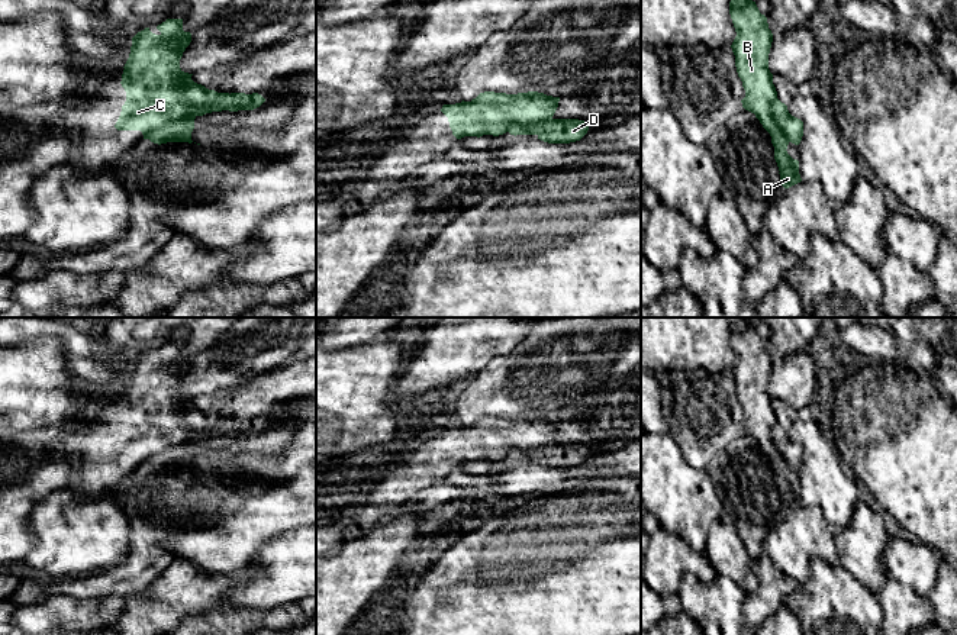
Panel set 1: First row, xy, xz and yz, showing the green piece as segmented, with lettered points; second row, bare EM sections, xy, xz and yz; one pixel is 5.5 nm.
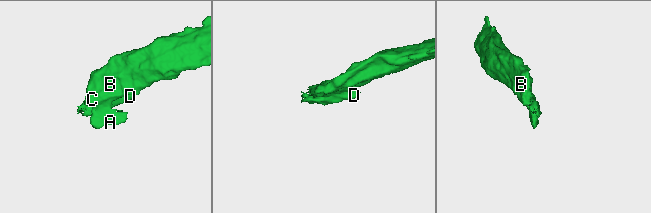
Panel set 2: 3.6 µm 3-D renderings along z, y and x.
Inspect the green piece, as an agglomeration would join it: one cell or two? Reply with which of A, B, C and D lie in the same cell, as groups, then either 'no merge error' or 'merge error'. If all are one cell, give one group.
A B C / D | merge error

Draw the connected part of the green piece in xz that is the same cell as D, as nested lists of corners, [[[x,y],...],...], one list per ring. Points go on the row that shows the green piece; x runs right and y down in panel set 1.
[[[551,119],[529,126],[512,125],[510,135],[536,135],[538,139],[548,144],[570,144],[580,141],[589,130],[584,120],[579,119]]]

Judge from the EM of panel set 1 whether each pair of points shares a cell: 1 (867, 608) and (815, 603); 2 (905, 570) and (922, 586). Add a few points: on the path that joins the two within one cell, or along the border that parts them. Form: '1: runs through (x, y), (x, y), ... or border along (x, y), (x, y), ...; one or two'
1: runs through (854, 608), (837, 608), (831, 602), (828, 603); one
2: runs through (909, 573), (918, 582); one

